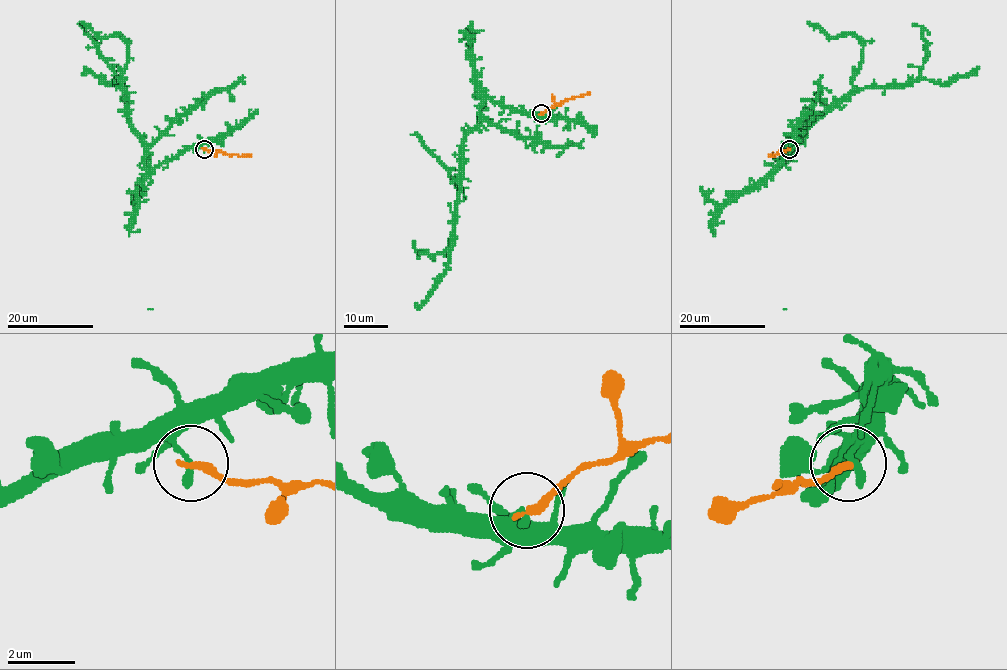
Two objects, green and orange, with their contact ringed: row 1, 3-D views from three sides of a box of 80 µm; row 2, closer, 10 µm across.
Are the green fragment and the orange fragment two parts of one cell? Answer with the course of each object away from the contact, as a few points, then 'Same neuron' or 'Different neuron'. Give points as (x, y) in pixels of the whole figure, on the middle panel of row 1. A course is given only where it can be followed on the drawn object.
Course of green: (541, 114), (522, 113), (485, 100), (481, 120), (464, 139), (450, 262), (436, 288), (420, 305), (415, 303). Course of orange: (541, 114), (589, 93). Different neuron

